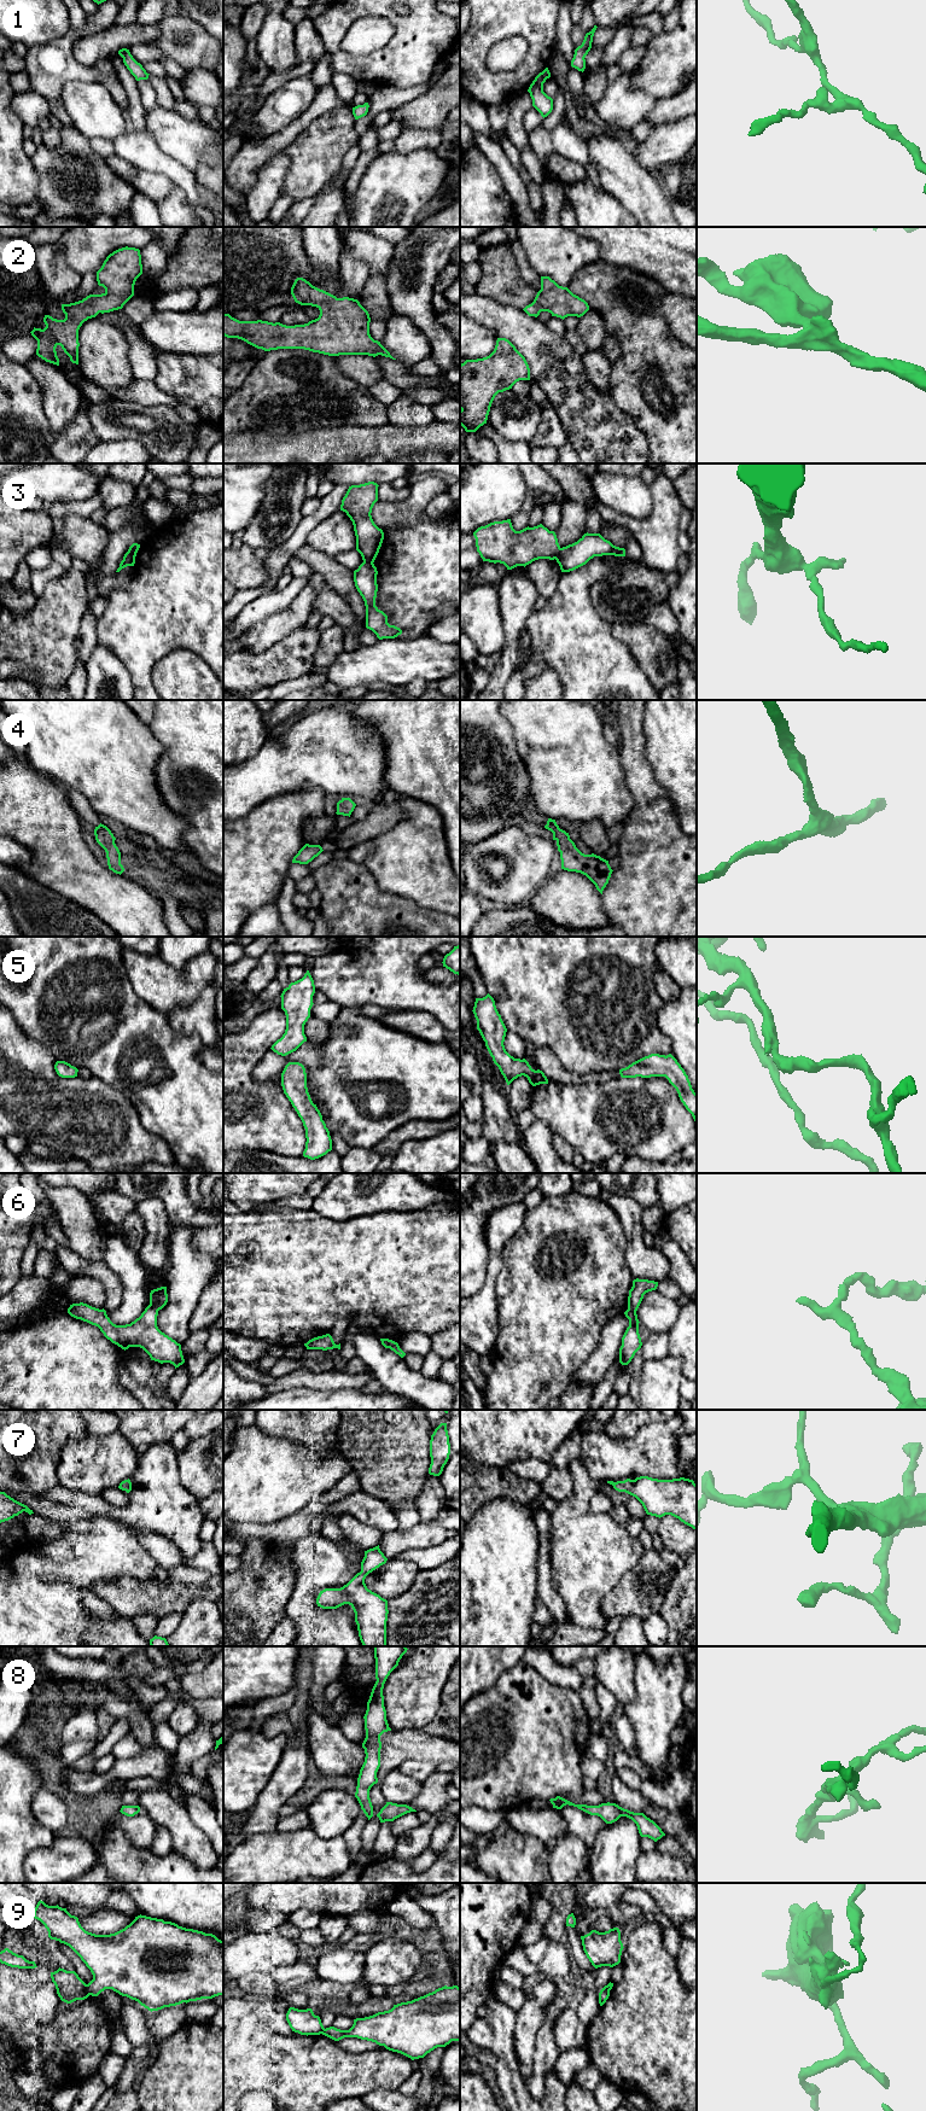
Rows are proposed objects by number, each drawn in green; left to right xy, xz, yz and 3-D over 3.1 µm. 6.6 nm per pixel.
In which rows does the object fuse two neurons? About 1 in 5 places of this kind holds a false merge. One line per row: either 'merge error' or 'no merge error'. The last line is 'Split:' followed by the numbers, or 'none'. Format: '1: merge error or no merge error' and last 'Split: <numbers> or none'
1: no merge error
2: no merge error
3: merge error
4: no merge error
5: no merge error
6: merge error
7: no merge error
8: no merge error
9: merge error
Split: 3, 6, 9

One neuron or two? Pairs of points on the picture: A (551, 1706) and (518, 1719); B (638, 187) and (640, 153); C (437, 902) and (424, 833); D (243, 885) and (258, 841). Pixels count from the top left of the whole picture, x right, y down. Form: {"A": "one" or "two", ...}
{"A": "one", "B": "two", "C": "one", "D": "one"}

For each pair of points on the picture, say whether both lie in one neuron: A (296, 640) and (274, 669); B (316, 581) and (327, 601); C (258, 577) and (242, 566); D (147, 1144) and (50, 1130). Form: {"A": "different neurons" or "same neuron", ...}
{"A": "same neuron", "B": "different neurons", "C": "same neuron", "D": "same neuron"}

